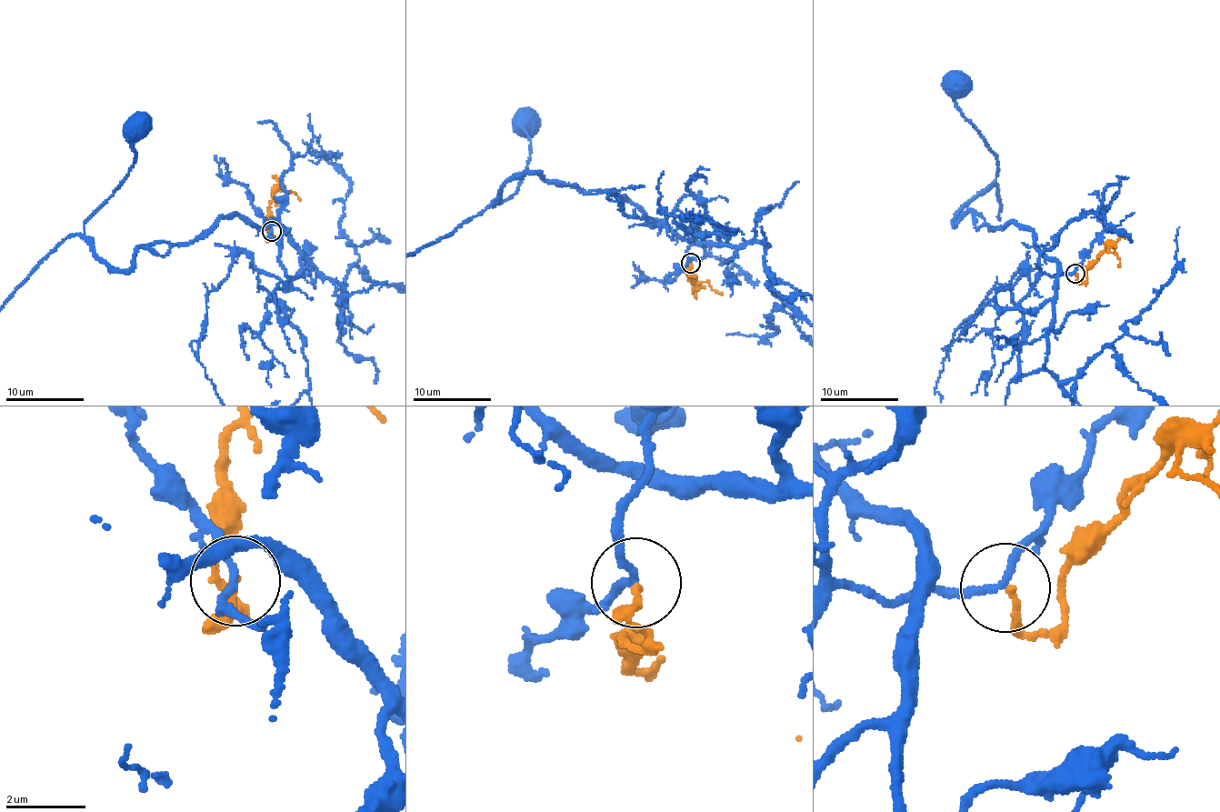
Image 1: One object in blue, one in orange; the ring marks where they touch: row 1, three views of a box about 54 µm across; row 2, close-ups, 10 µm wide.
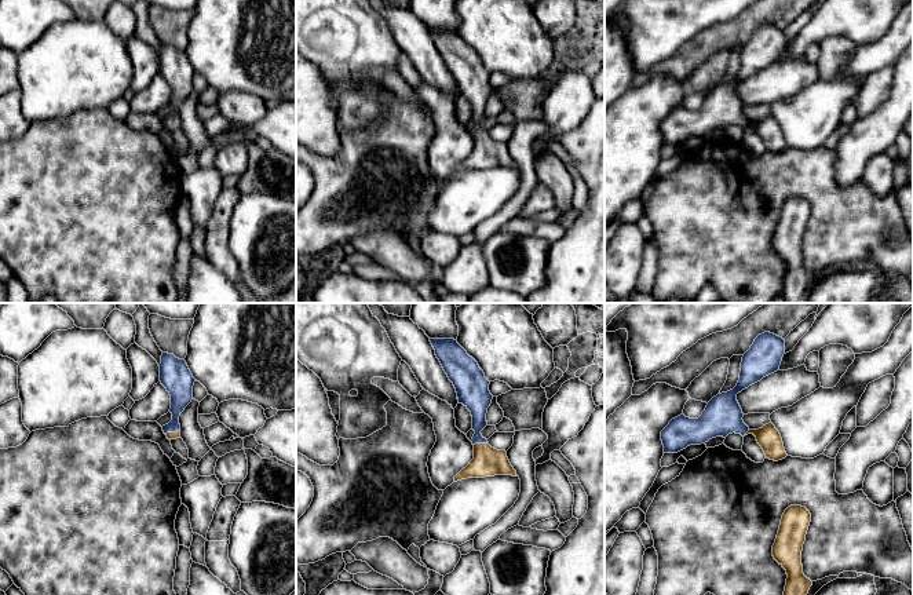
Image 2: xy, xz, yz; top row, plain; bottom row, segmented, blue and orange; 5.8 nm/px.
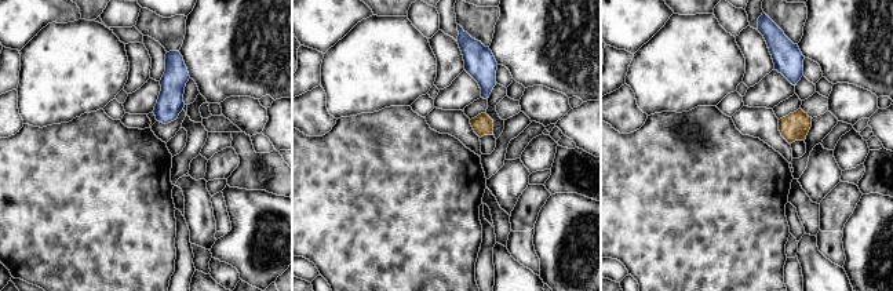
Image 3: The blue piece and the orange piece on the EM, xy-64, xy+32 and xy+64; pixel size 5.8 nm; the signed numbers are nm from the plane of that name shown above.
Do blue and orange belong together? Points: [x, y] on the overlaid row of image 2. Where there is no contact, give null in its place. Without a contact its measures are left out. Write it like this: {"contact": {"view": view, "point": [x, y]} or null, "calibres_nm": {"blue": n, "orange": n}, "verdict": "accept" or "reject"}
{"contact": {"view": "xz", "point": [481, 442]}, "calibres_nm": {"blue": 150, "orange": 180}, "verdict": "accept"}

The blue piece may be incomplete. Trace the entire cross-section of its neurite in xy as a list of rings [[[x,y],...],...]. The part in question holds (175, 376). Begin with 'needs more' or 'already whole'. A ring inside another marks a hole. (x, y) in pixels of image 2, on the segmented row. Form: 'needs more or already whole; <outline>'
needs more; [[[162,353],[160,364],[160,382],[171,395],[172,420],[162,426],[168,439],[180,438],[179,416],[193,399],[193,377],[185,359]]]

